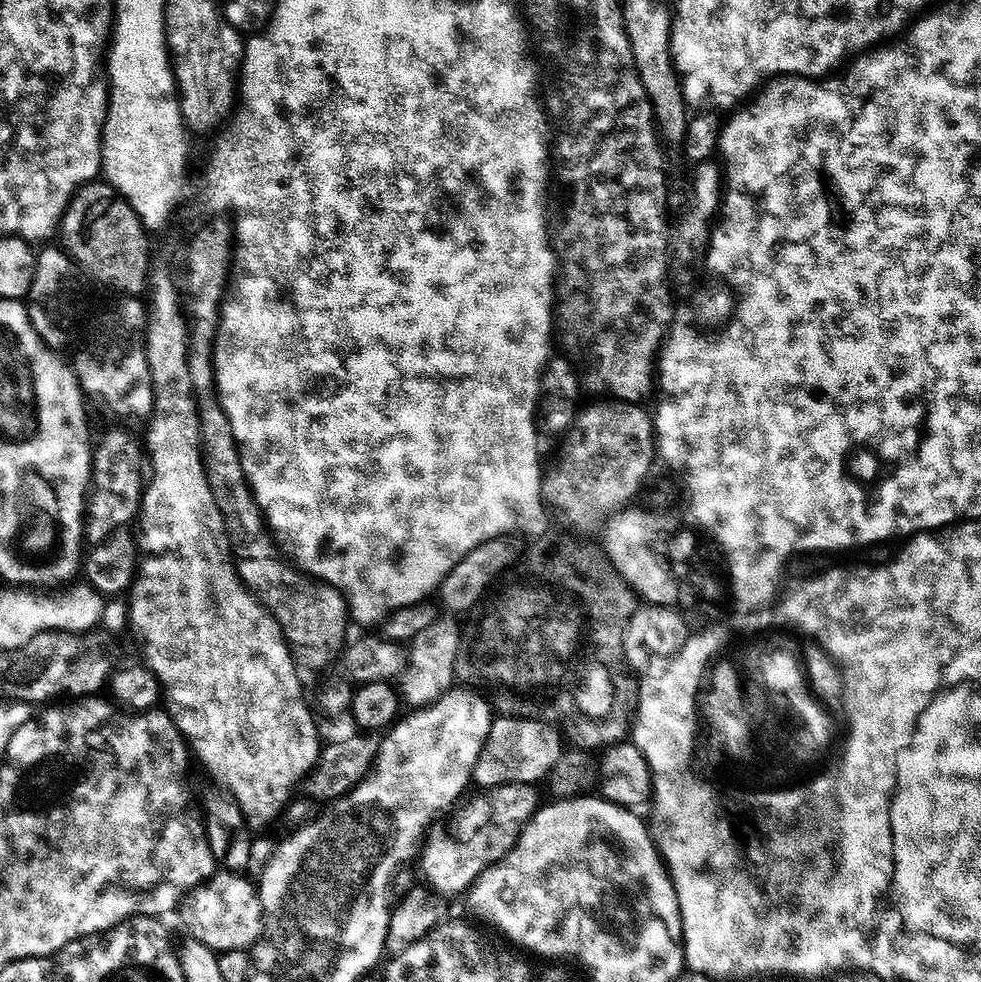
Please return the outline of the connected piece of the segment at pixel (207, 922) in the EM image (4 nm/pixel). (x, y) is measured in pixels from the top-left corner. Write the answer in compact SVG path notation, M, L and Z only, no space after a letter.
M217 870L205 883L192 888L178 905L180 920L188 927L187 935L202 942L219 954L226 950L248 950L264 935L264 911L260 894L252 884L236 870Z

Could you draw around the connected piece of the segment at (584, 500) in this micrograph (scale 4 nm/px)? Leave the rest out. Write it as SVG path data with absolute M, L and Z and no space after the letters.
M603 399L597 404L583 405L571 428L559 441L560 449L556 452L552 472L545 471L540 478L540 496L545 505L551 511L553 508L561 522L573 531L570 531L573 535L599 533L613 515L629 507L631 500L628 499L632 495L635 497L645 487L644 479L647 478L656 456L654 420L649 409L647 412L643 403L631 400Z

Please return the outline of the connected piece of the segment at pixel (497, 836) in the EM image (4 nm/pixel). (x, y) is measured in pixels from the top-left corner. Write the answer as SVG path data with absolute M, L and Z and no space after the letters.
M500 784L461 799L447 818L437 819L429 827L422 841L418 861L423 883L440 898L467 893L491 864L498 863L514 847L524 825L536 813L536 790L530 784Z

